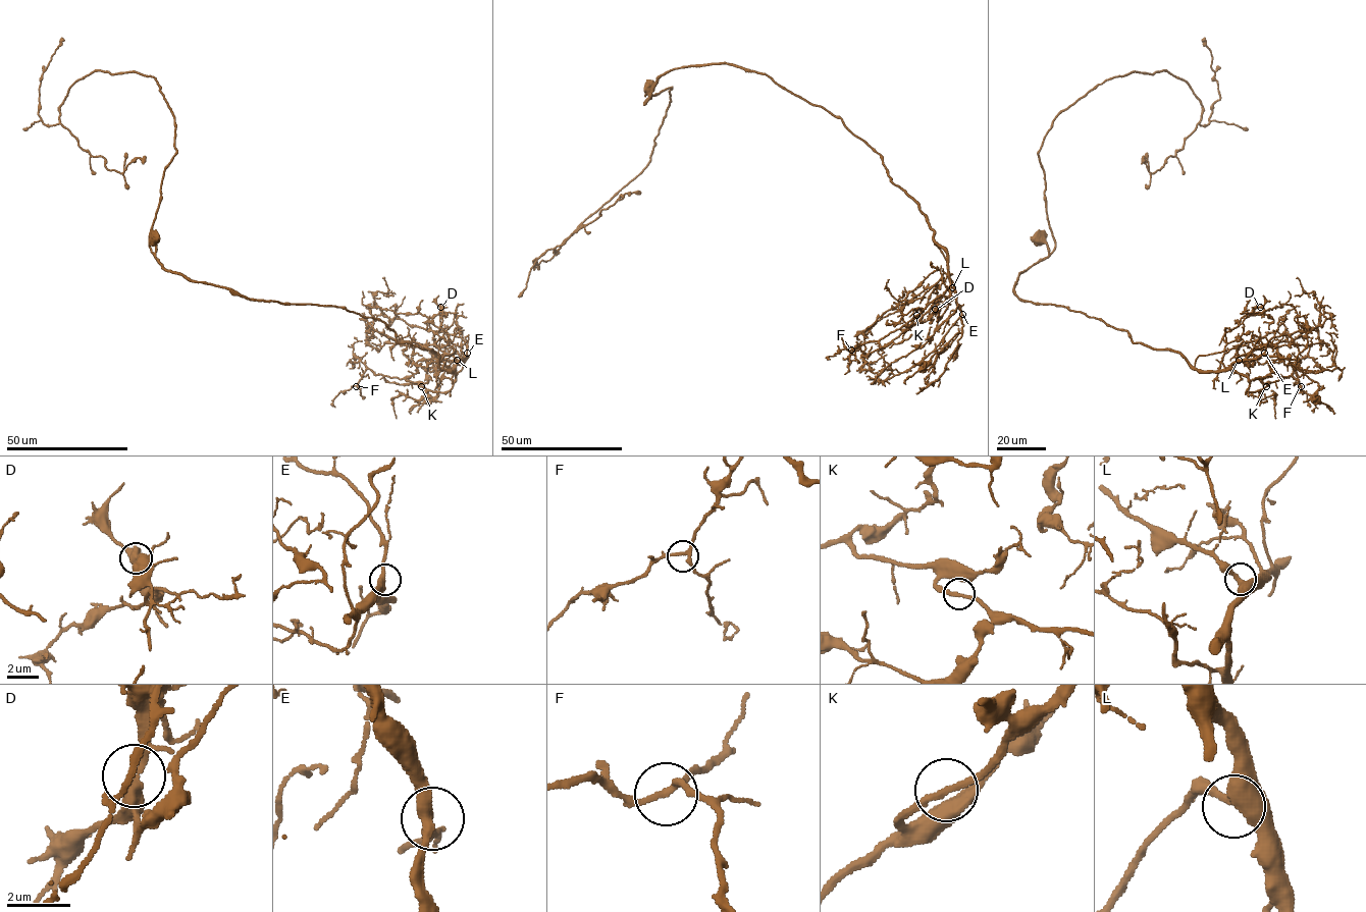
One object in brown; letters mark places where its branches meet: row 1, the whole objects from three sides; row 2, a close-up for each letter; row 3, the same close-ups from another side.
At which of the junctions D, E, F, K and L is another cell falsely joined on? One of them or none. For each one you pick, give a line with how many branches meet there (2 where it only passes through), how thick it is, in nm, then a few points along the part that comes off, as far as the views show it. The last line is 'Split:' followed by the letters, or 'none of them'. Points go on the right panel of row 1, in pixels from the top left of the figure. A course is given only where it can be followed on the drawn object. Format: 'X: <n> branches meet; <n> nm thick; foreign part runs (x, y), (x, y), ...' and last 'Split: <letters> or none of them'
Split: none of them

